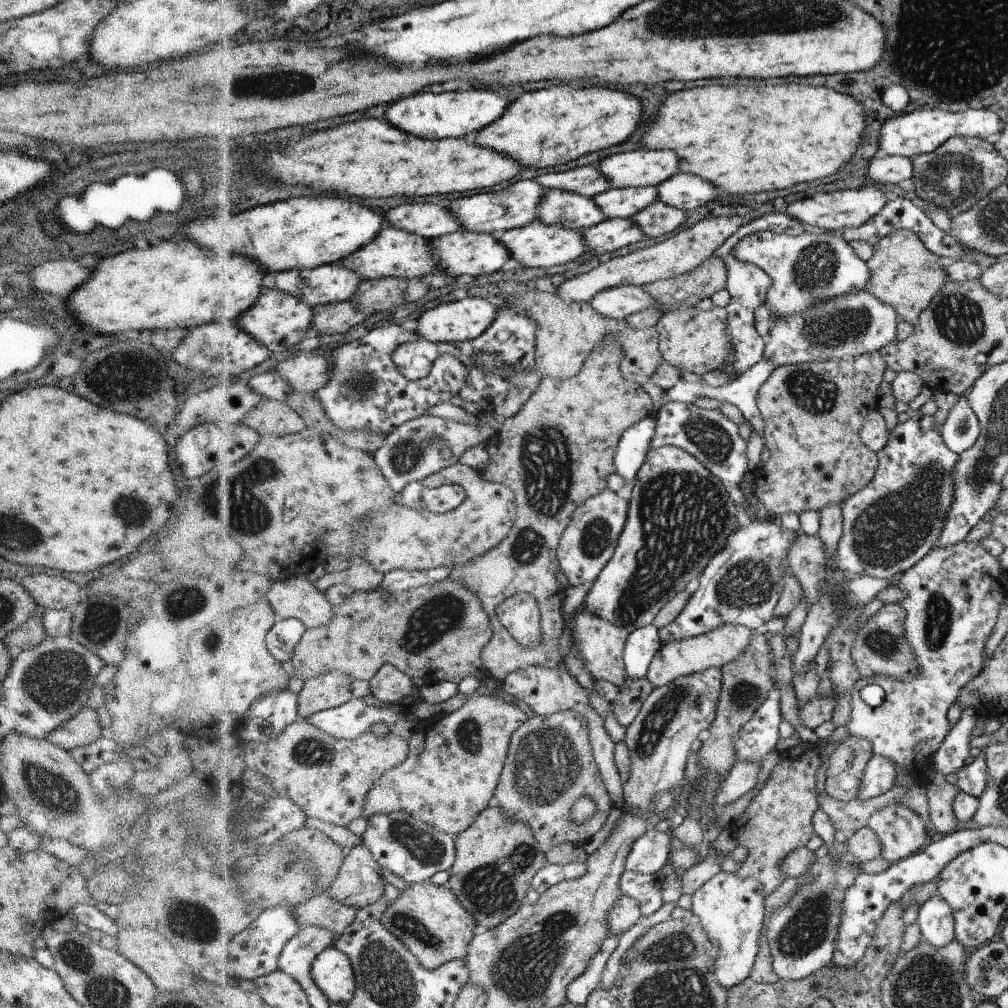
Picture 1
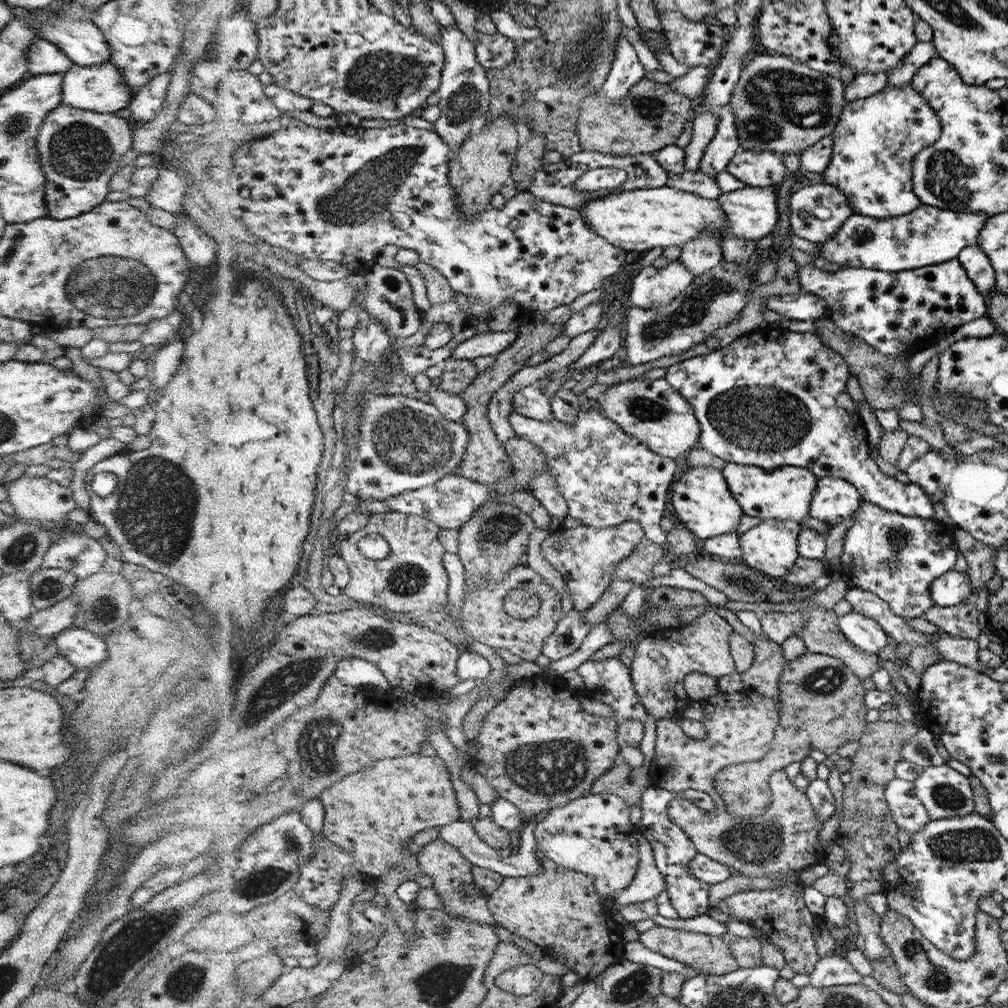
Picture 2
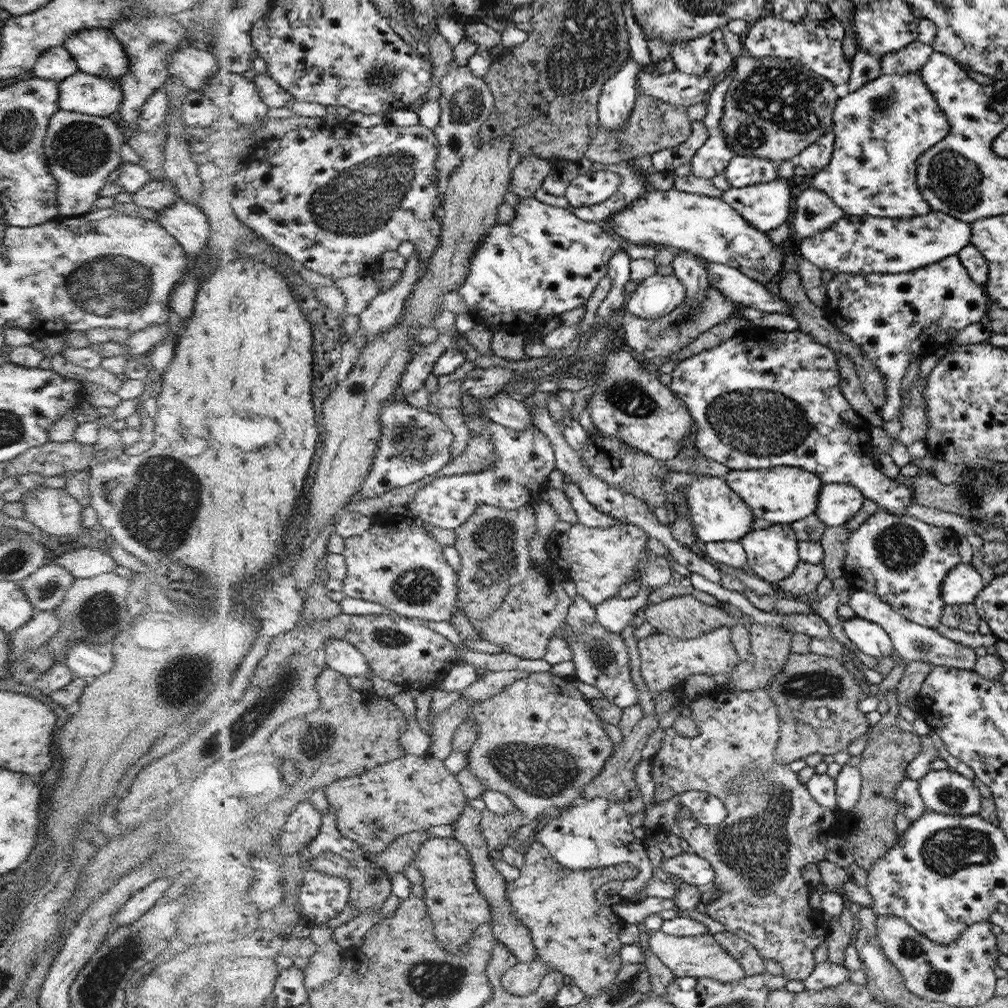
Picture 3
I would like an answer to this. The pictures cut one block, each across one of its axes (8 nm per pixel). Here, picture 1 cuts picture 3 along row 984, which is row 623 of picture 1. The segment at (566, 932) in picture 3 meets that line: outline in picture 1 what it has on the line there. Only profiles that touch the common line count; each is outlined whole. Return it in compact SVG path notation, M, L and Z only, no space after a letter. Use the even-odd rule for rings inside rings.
M520 593L506 600L498 609L502 624L524 647L536 646L540 640L541 612L535 598ZM585 610L575 616L575 637L581 655L585 658L594 680L611 680L616 686L623 683L626 676L626 665L623 661L623 652L630 633L627 629L611 622L592 616Z

